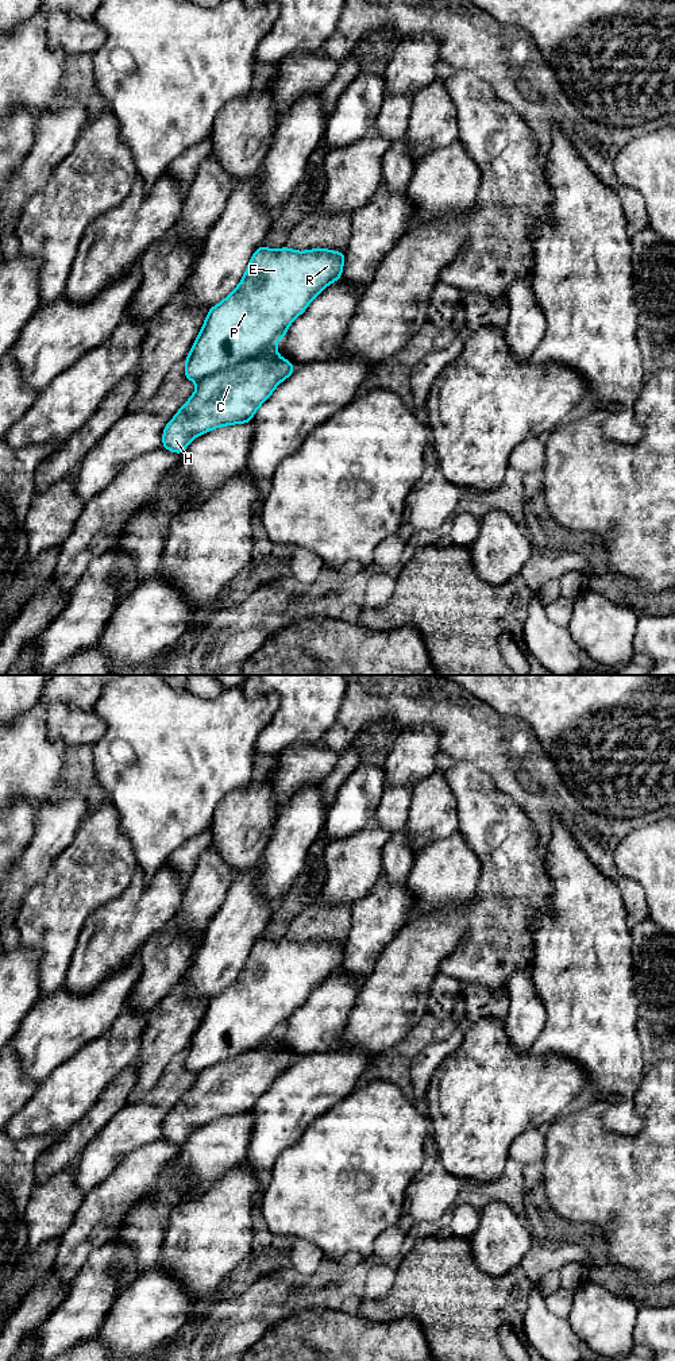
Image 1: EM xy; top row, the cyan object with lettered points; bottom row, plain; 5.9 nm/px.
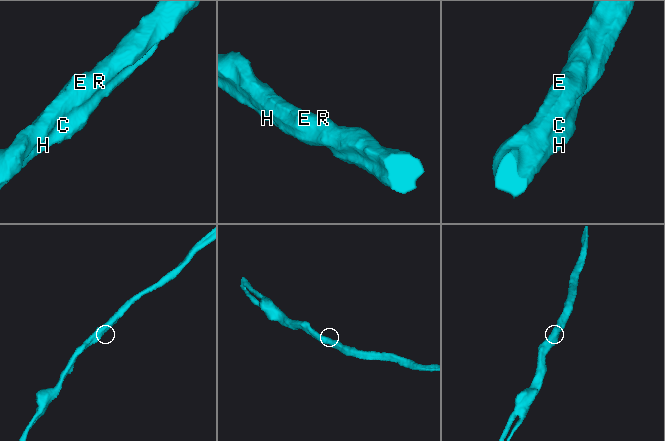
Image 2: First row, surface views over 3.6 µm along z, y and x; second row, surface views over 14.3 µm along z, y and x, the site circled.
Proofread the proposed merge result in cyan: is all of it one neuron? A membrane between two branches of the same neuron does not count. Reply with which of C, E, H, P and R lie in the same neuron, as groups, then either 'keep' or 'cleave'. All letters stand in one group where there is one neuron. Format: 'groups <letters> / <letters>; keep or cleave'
groups C H / E P R; cleave

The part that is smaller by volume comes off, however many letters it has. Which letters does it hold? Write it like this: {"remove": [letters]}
{"remove": ["C", "H"]}

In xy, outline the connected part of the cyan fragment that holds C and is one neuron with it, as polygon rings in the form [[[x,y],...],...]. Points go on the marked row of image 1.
[[[271,346],[198,382],[192,397],[166,424],[162,447],[182,454],[194,437],[208,431],[251,421],[273,390],[294,371],[294,365],[277,350]]]

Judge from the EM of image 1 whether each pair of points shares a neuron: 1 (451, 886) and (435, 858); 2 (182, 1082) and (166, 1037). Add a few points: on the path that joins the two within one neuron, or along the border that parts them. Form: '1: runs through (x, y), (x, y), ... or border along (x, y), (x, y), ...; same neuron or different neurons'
1: runs through (444, 879), (444, 871), (440, 864); same neuron
2: border along (184, 1049), (170, 1060), (155, 1084); different neurons

